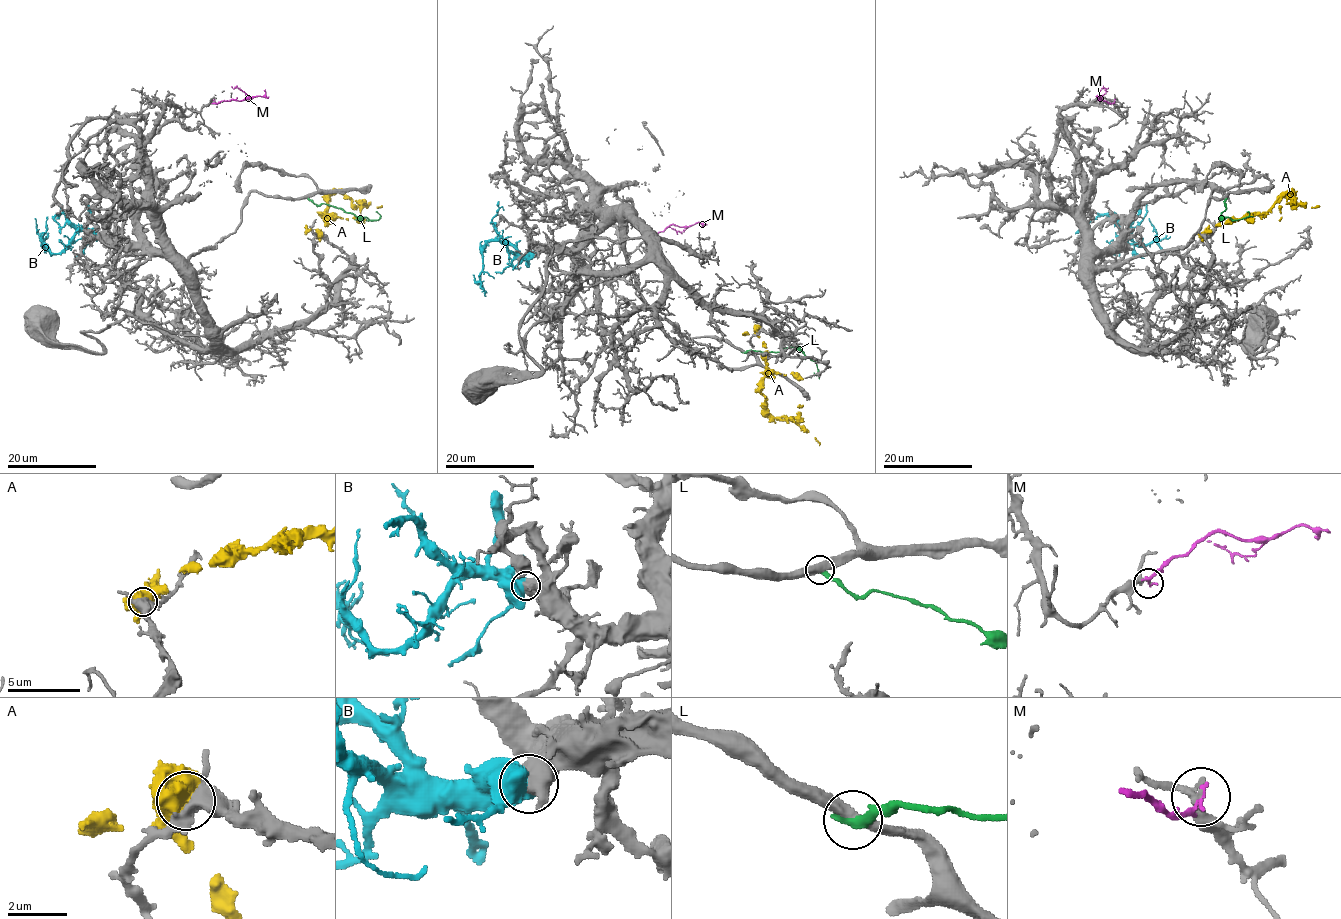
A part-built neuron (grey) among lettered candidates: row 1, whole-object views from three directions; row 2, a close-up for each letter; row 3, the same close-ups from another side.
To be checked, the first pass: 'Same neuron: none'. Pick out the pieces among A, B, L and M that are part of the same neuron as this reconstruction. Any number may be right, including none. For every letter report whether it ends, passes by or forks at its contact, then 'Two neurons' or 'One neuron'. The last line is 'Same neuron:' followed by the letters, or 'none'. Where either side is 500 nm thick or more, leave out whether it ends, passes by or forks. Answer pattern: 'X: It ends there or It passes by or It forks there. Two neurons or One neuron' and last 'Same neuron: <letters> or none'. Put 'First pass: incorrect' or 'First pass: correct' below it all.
A: Two neurons
B: One neuron
L: It ends there. Two neurons
M: It ends there. Two neurons
Same neuron: B
First pass: incorrect

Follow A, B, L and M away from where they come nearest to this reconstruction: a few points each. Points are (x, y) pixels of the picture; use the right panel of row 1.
A: (1204, 235), (1215, 225), (1265, 214), (1289, 192), (1293, 194), (1294, 205), (1320, 206)
B: (1129, 234), (1129, 231), (1126, 239), (1115, 253), (1123, 245), (1146, 245), (1153, 239), (1156, 233), (1149, 218)
L: (1226, 197), (1226, 207), (1221, 216), (1239, 219), (1249, 215), (1246, 212)
M: (1114, 101), (1110, 104), (1099, 100), (1096, 96), (1100, 90)

